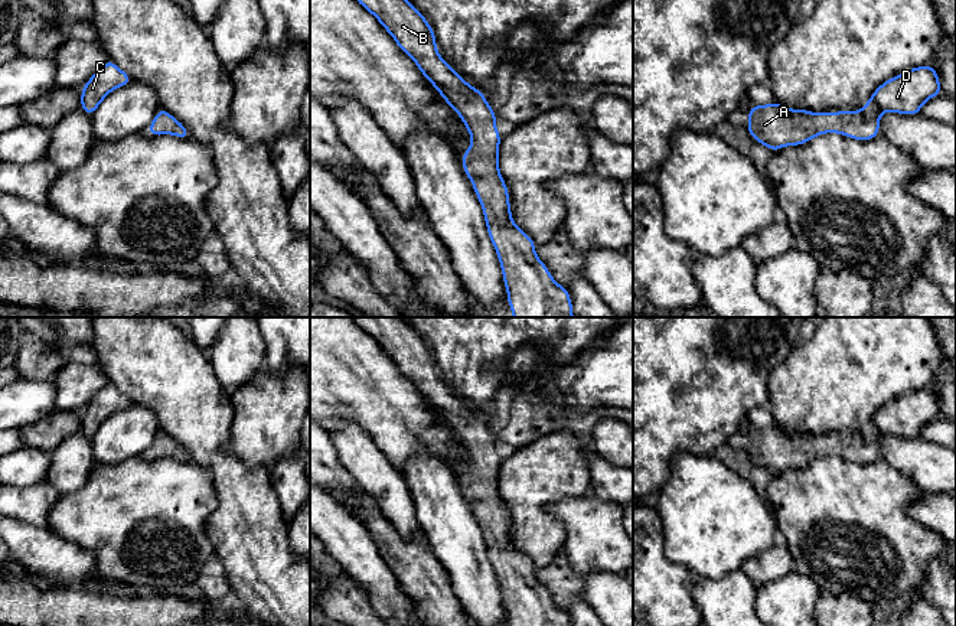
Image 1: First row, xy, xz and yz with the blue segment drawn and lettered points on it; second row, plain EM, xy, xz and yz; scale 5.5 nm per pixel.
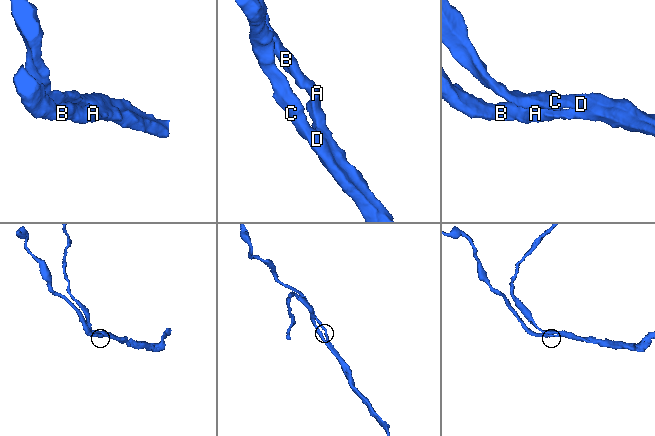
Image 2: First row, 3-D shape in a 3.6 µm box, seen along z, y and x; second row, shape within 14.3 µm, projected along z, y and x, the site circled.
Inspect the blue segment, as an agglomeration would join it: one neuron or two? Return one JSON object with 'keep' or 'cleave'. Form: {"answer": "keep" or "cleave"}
{"answer": "keep"}

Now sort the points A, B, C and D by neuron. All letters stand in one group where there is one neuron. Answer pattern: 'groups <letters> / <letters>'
groups A B C D

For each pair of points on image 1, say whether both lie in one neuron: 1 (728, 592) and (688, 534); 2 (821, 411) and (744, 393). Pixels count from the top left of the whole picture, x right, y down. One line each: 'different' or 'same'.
1: different
2: different

